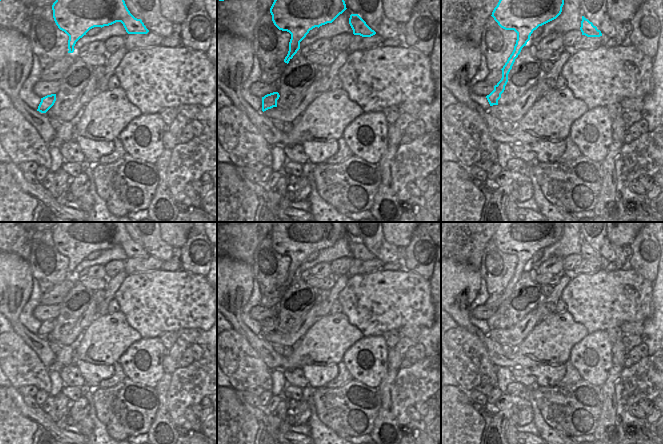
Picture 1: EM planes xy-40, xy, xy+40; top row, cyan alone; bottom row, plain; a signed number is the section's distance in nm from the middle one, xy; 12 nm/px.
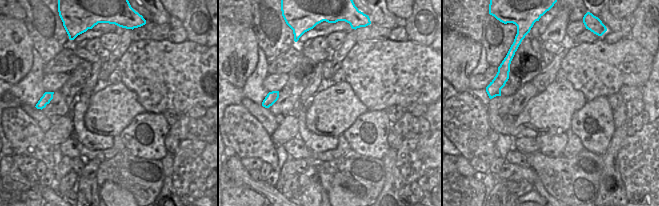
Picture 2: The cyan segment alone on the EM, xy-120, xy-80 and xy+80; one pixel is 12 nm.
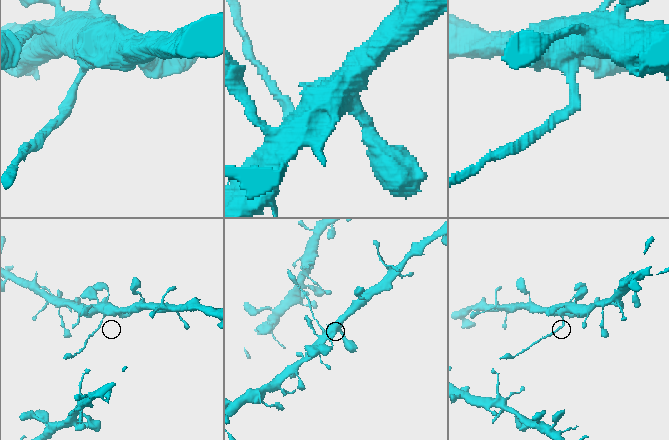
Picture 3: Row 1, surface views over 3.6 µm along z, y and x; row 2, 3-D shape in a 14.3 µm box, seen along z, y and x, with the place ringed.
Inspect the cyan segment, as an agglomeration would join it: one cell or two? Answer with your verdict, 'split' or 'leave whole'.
split

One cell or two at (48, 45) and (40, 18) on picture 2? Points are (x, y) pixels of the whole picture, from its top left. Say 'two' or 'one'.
one

